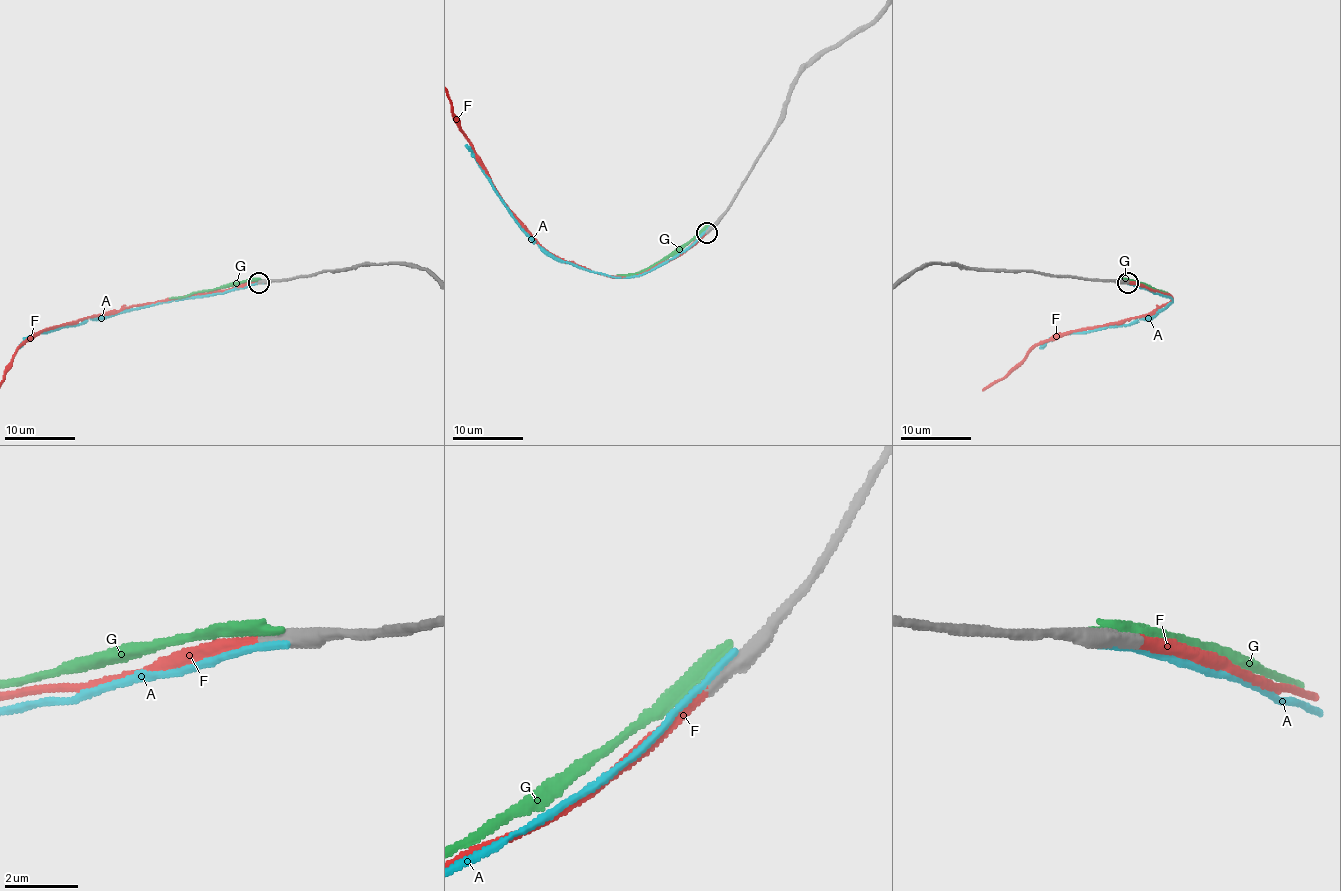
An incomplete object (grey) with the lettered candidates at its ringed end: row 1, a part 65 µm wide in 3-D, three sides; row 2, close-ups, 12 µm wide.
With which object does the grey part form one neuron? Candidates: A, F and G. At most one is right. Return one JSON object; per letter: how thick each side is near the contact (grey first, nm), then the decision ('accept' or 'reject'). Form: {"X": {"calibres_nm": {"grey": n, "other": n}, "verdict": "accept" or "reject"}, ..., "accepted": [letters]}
{"A": {"calibres_nm": {"grey": 500, "other": 240}, "verdict": "reject"}, "F": {"calibres_nm": {"grey": 380, "other": 320}, "verdict": "accept"}, "G": {"calibres_nm": {"grey": 550, "other": 480}, "verdict": "reject"}, "accepted": ["F"]}

